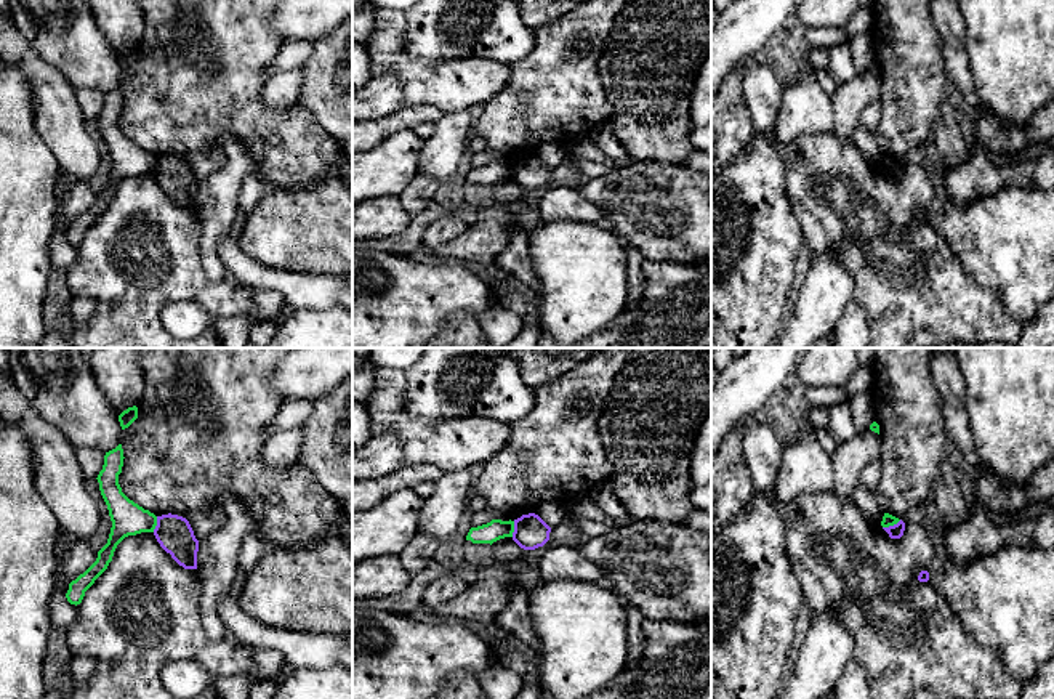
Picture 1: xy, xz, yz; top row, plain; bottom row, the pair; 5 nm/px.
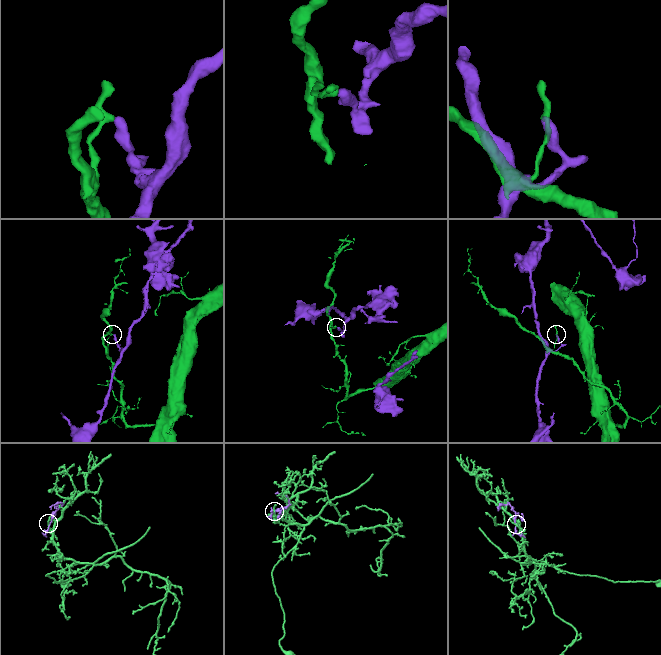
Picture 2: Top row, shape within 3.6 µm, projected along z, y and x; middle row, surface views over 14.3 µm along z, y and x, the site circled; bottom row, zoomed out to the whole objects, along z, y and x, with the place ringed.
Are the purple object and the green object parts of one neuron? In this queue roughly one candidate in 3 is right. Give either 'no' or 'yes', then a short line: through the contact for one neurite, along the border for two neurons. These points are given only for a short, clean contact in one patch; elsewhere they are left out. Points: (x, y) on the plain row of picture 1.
no; line yz (901, 161), (883, 169)

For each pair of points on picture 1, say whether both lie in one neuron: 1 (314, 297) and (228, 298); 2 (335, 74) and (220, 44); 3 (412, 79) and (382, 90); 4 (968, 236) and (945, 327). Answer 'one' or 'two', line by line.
1: two
2: two
3: two
4: two

